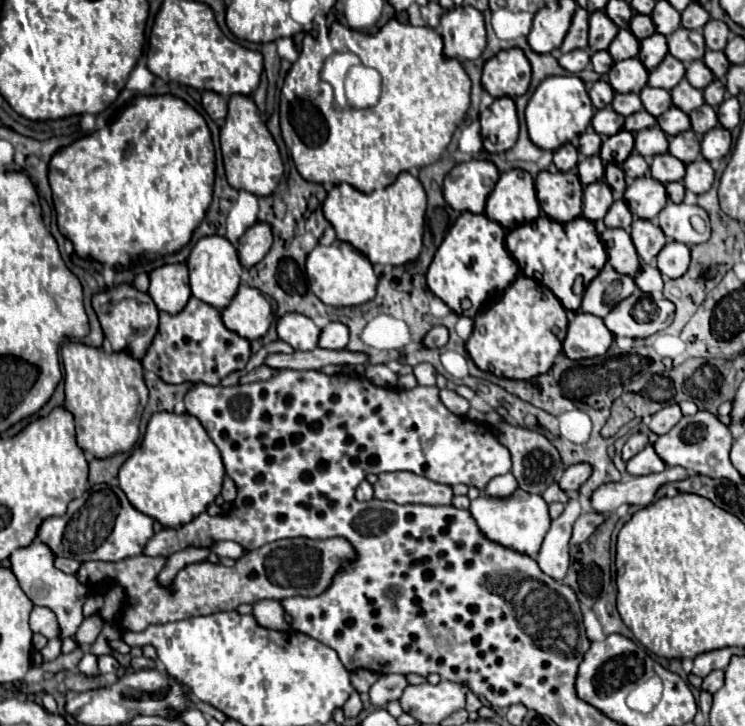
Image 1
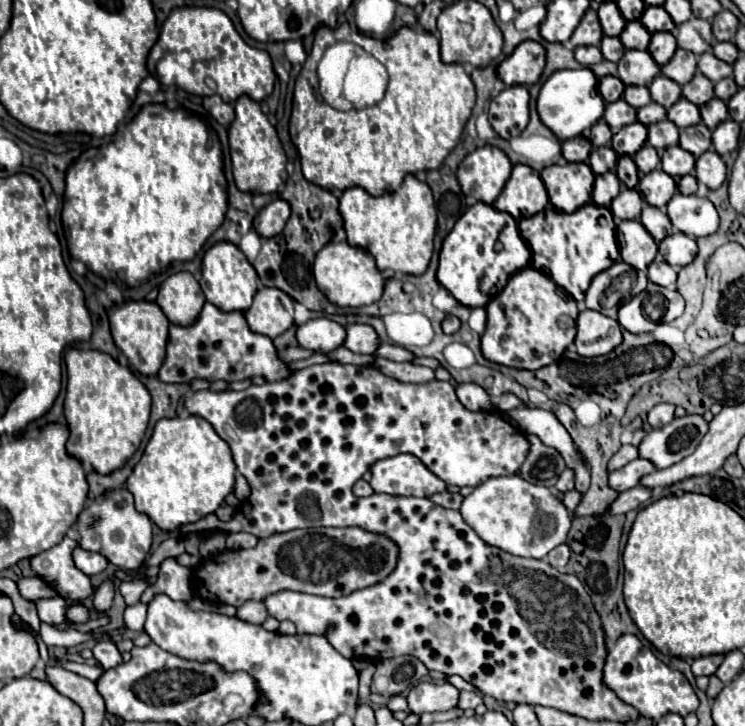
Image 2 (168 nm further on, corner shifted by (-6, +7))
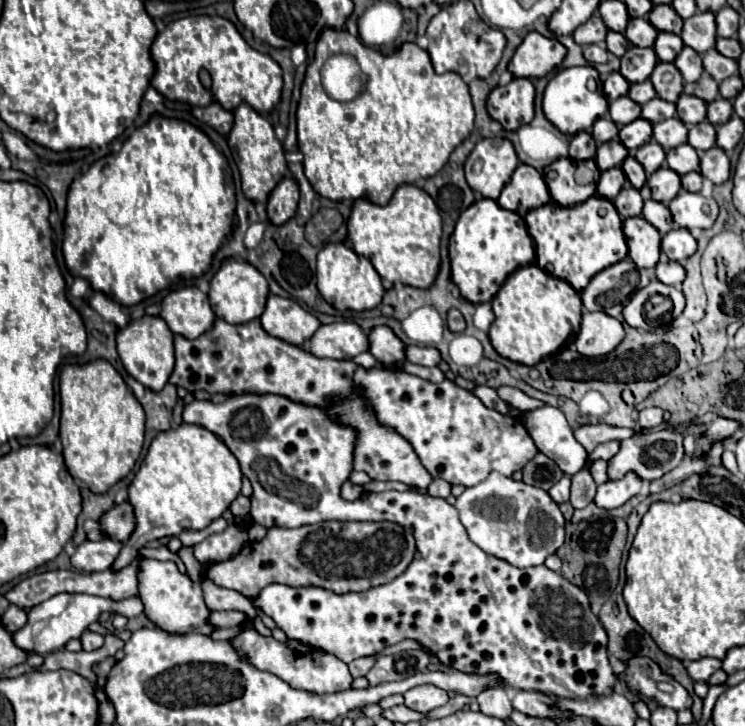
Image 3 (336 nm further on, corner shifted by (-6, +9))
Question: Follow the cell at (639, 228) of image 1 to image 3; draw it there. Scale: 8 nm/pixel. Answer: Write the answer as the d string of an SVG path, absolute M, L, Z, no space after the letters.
M652 198L644 202L642 216L644 216L654 228L658 228L660 234L666 234L666 232L670 232L670 230L676 226L674 220L672 220L672 214L670 214L670 210L668 210L668 206L662 204L662 202L656 202L656 200L652 200Z

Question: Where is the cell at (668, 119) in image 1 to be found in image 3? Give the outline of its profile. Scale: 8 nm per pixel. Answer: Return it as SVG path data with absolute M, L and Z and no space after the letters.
M682 94L676 102L676 108L678 108L678 118L684 124L698 124L706 120L706 102L696 96Z

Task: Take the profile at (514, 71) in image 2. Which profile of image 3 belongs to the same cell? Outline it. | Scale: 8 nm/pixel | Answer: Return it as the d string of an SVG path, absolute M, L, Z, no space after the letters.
M530 32L516 48L508 70L512 76L542 78L552 72L566 56L566 48L556 38L546 38L538 32Z

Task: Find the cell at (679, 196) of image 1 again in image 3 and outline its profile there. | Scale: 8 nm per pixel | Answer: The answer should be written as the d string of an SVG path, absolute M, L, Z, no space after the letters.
M688 172L682 176L682 188L686 188L688 192L700 192L702 188L702 174L700 172Z

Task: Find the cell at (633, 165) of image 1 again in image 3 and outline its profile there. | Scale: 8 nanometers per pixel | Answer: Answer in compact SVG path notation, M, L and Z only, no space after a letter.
M650 140L648 144L640 146L640 148L634 152L634 158L644 166L646 174L650 176L650 174L656 172L660 166L664 166L664 162L666 162L666 152L664 152L664 148L662 148L656 140Z

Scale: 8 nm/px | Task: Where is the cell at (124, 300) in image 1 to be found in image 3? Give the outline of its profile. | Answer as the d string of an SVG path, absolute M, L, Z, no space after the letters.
M144 316L140 320L132 320L124 330L118 332L118 354L126 368L126 372L136 378L148 390L162 390L174 370L174 334L168 330L162 318Z

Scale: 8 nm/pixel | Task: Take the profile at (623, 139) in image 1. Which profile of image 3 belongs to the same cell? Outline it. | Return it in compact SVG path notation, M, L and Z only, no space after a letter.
M638 118L630 124L626 124L622 130L620 130L620 142L630 150L634 152L636 148L644 146L646 142L652 140L652 124L644 118Z

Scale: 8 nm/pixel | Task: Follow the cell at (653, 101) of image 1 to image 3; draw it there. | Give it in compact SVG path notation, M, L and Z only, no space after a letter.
M666 62L656 64L656 68L650 76L650 82L654 84L656 94L668 102L676 102L678 96L682 94L682 86L684 86L684 80L682 80L682 74L678 72L678 68L674 64L666 64Z

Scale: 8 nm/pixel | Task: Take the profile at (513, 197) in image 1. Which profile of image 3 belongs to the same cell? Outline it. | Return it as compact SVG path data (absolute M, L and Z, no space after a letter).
M520 164L496 202L506 210L526 216L530 210L550 202L550 192L542 174L536 168Z

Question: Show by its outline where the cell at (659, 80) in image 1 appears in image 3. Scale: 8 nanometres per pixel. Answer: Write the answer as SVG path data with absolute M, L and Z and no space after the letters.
M688 46L682 48L682 52L678 54L678 58L676 58L674 64L676 64L676 68L682 72L682 78L684 78L686 82L696 82L696 80L702 76L702 72L704 72L700 54L698 54L696 50L688 48Z

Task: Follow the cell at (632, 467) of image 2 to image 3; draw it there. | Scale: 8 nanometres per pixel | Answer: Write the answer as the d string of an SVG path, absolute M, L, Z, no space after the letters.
M626 474L622 480L604 482L598 486L594 504L604 510L620 508L622 504L626 504L632 496L640 492L640 486L642 486L642 480L636 474Z

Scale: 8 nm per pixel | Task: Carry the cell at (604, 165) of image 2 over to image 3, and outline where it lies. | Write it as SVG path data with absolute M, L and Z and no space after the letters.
M614 138L612 142L604 142L598 146L598 152L596 152L596 164L598 168L604 172L608 168L614 168L614 166L622 166L624 158L628 156L628 148L618 140Z

